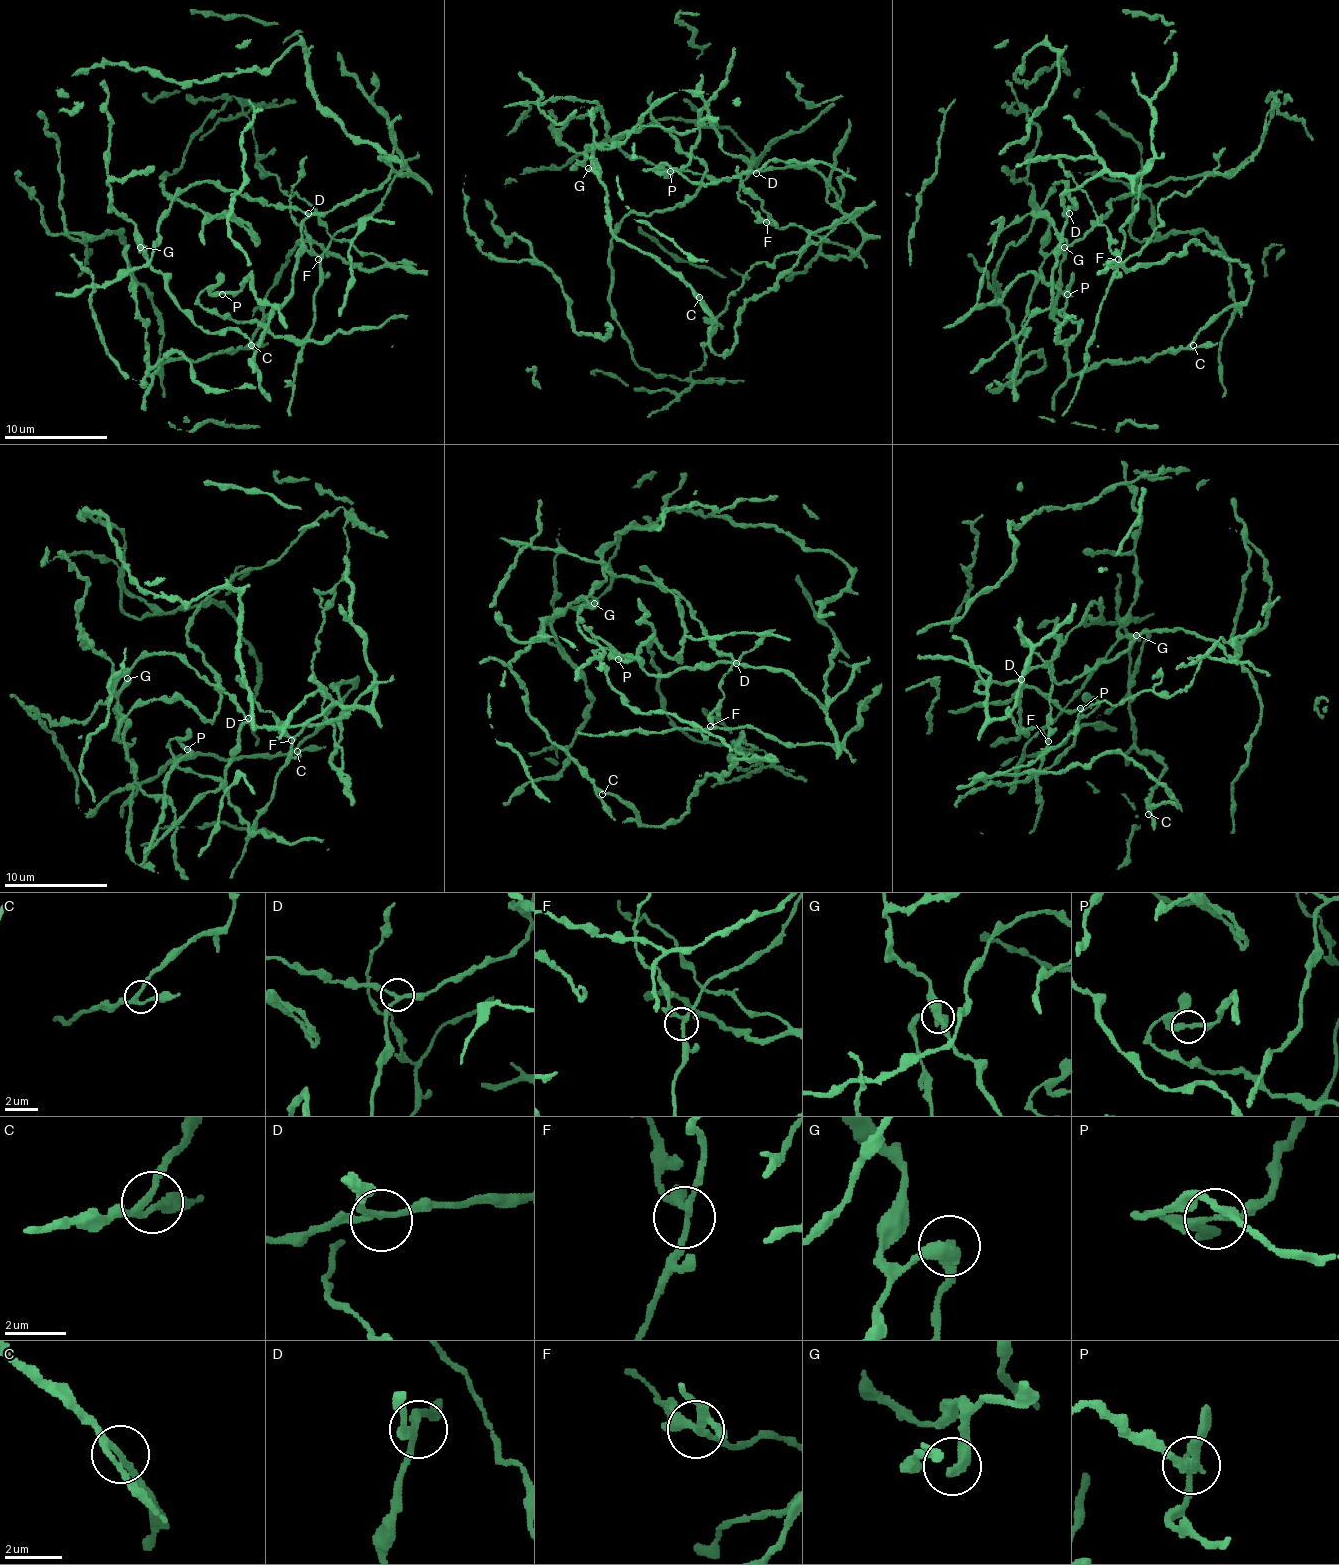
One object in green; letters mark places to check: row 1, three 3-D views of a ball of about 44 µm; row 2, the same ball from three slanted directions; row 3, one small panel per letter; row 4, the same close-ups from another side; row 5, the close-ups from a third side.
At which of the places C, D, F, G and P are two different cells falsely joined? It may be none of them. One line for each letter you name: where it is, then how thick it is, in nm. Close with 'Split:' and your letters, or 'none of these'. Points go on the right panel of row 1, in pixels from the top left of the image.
P: Place: (1067, 294). Thickness 240 nm
Split: P

